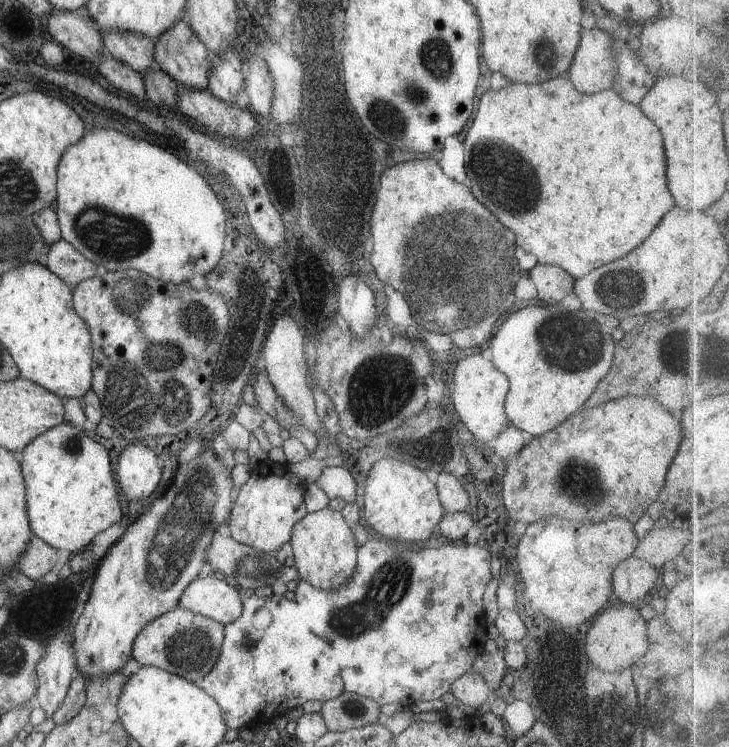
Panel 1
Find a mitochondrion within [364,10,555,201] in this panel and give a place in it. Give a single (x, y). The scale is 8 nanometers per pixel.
(434, 56)

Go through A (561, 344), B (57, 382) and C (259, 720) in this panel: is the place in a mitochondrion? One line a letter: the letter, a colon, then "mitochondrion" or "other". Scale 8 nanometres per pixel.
A: mitochondrion
B: other
C: other

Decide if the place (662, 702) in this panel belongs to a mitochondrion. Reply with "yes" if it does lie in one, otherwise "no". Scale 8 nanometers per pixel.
yes

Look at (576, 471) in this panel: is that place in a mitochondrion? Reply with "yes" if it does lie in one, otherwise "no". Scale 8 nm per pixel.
yes

